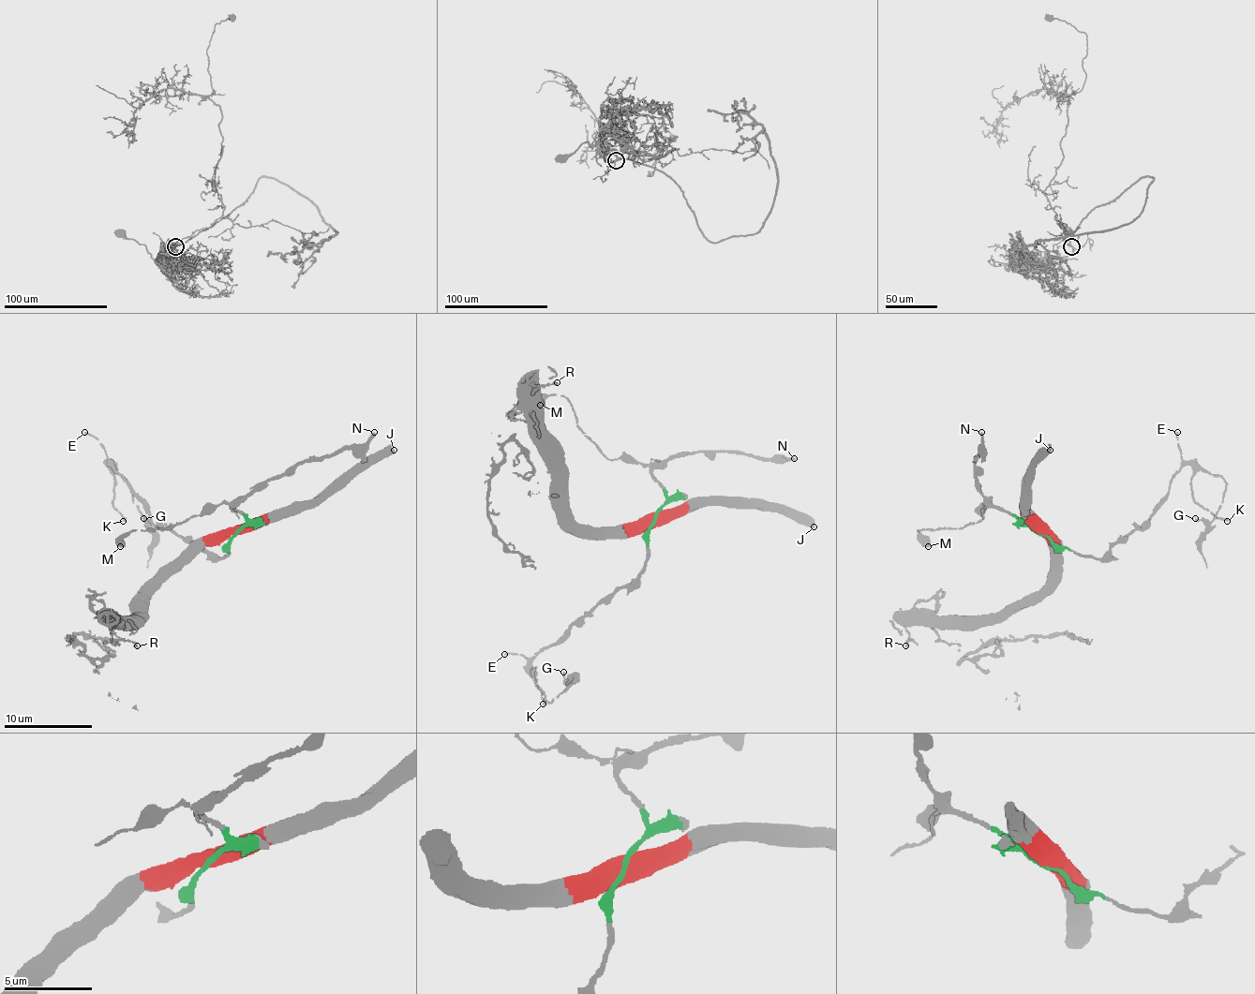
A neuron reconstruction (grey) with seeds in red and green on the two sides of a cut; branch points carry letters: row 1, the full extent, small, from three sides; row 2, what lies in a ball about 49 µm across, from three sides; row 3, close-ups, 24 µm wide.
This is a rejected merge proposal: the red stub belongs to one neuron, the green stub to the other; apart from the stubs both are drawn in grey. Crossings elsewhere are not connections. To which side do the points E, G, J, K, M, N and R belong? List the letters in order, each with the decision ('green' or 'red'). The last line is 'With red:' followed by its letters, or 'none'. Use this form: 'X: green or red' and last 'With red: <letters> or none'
E: green
G: green
J: red
K: green
M: green
N: green
R: red
With red: J, R

